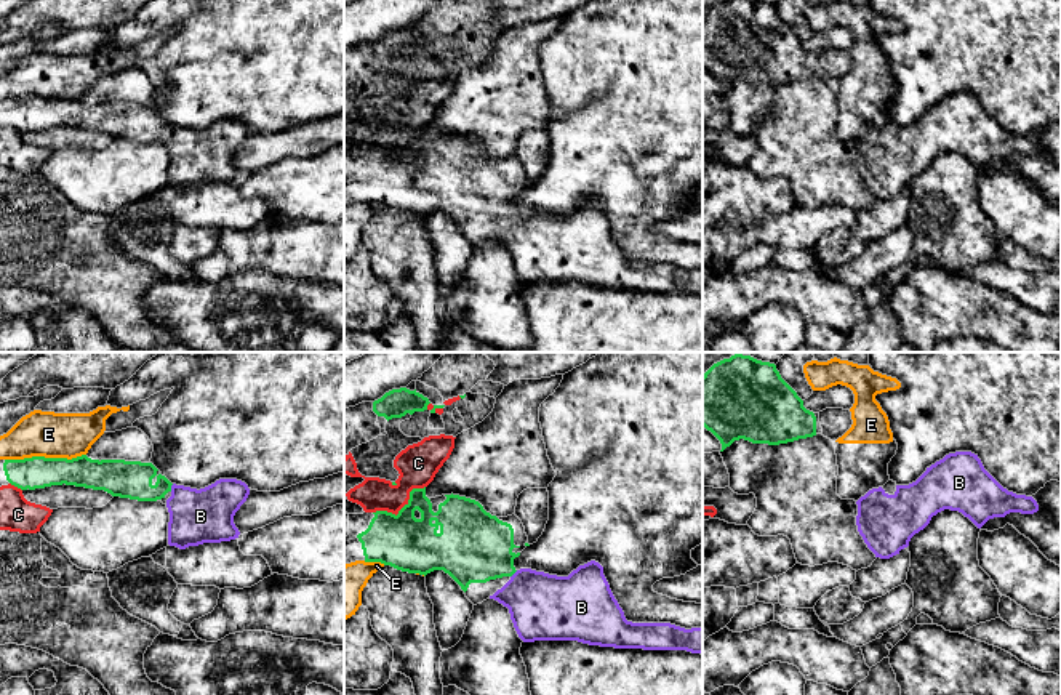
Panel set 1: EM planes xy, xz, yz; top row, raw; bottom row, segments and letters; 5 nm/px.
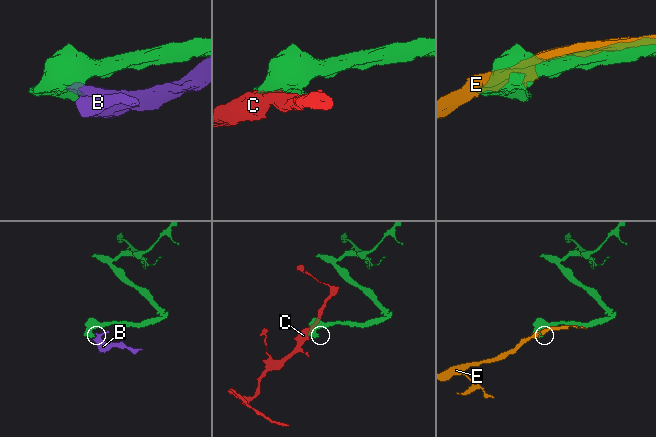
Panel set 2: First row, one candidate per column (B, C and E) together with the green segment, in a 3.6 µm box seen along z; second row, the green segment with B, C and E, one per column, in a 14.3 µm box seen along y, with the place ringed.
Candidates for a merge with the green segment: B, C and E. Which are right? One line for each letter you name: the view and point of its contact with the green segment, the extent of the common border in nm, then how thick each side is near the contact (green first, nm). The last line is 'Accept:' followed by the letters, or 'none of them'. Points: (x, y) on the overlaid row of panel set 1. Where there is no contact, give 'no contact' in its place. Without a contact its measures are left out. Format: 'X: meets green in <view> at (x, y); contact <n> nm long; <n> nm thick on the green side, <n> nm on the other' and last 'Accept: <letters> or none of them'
B: meets green in xy at (170, 487); contact 40 nm long; 190 nm thick on the green side, 280 nm on the other
Accept: B

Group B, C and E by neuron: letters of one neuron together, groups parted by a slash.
B / C / E

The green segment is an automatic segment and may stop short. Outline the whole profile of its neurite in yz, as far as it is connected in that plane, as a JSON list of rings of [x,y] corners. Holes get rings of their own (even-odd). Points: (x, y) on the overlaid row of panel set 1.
[[[739,352],[714,364],[703,375],[703,426],[720,440],[720,452],[739,439],[779,445],[816,436],[815,413],[803,407],[776,365]]]

